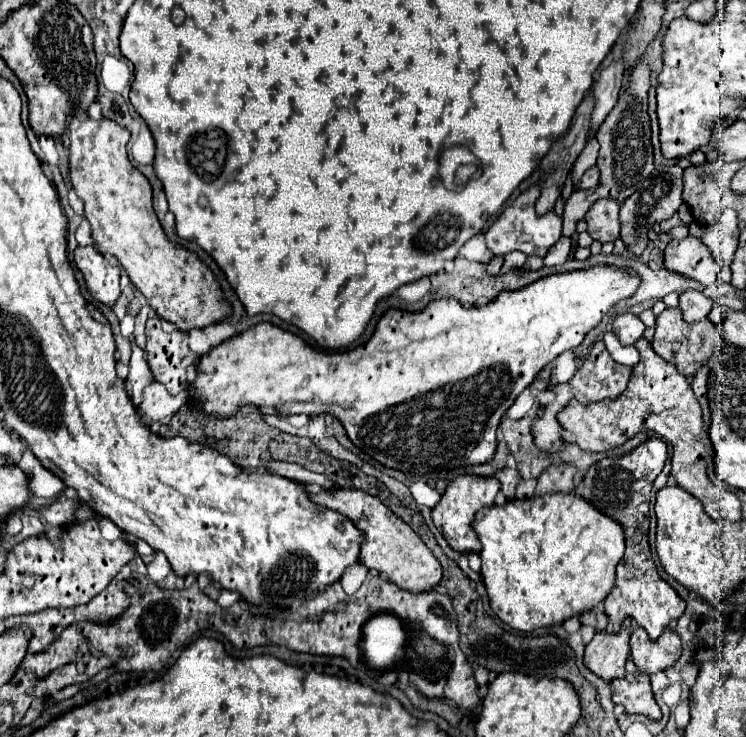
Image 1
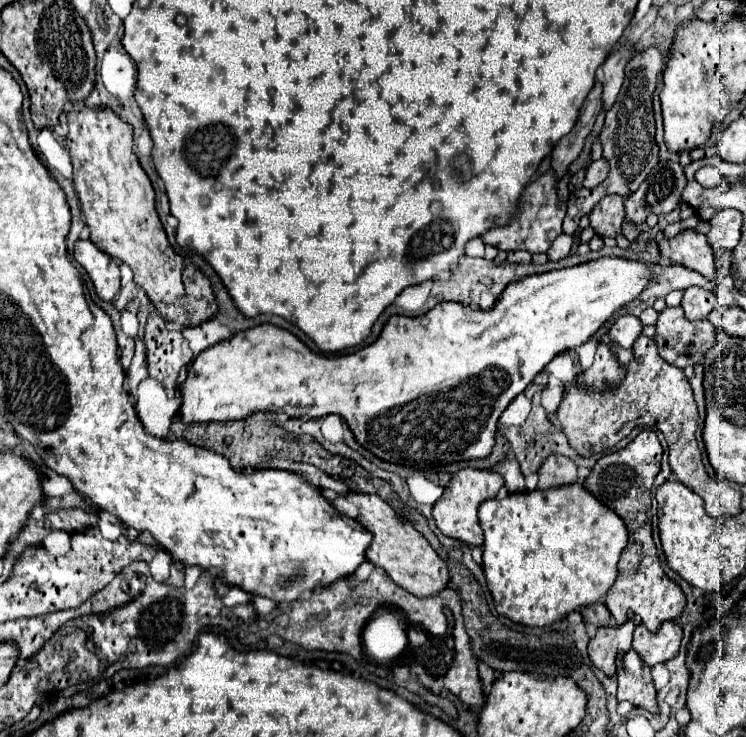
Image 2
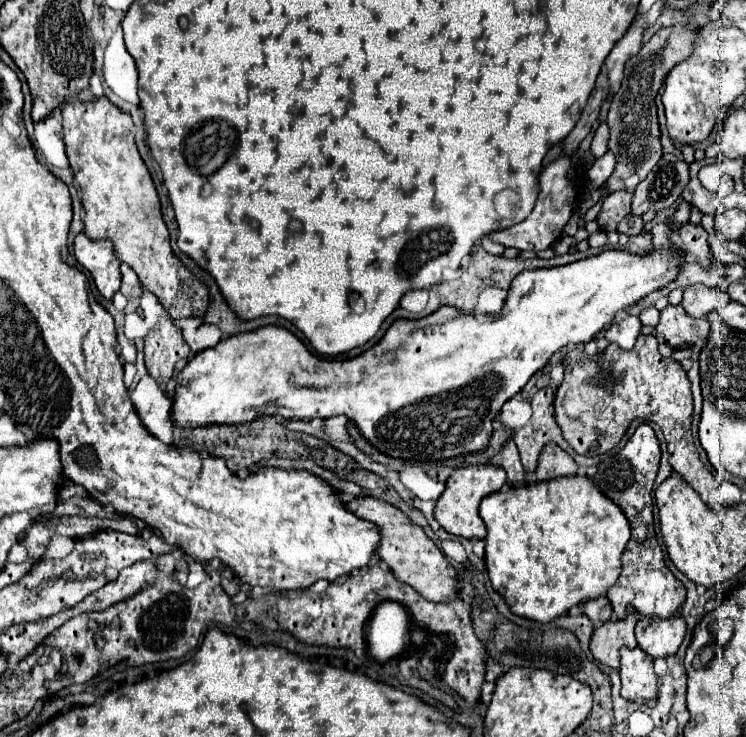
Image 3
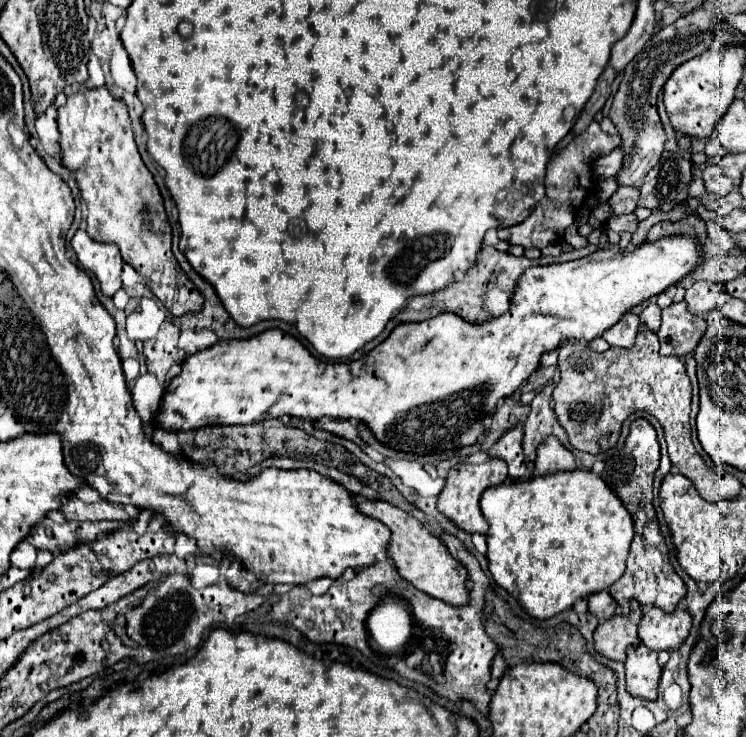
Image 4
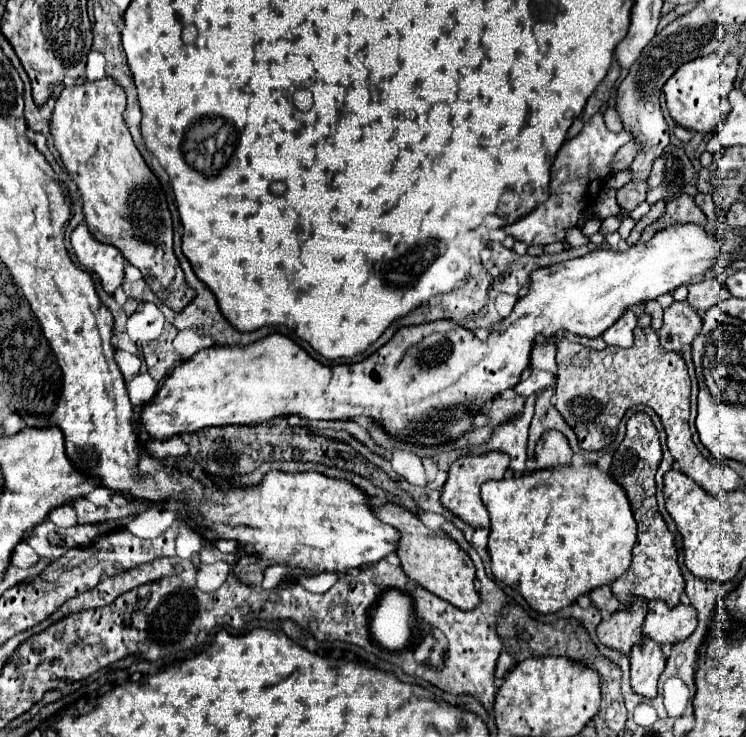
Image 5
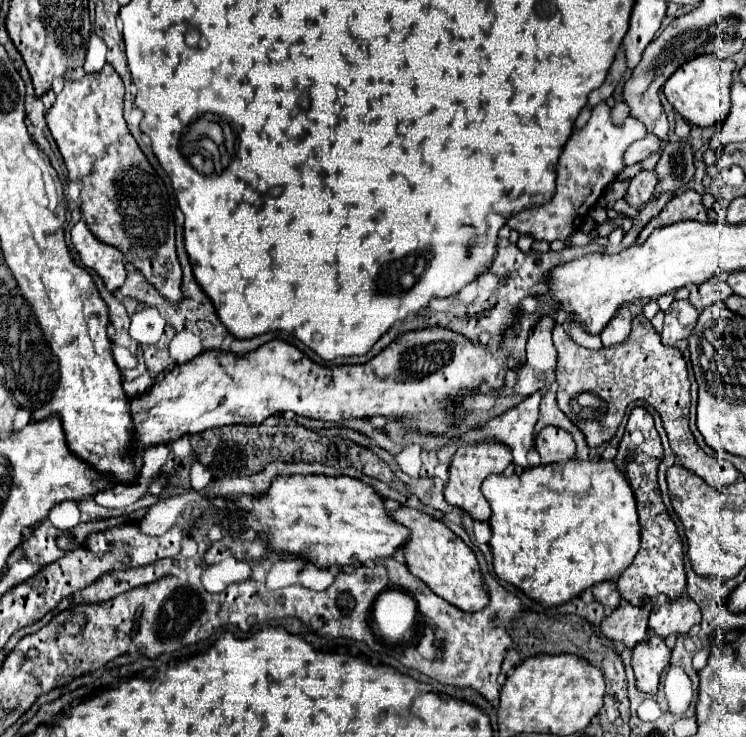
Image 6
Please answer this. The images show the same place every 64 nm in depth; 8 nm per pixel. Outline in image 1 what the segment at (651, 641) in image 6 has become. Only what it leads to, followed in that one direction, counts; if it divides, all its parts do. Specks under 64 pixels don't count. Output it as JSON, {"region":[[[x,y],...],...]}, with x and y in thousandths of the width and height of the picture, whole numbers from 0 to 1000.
{"region":[[[847,896],[839,898],[839,915],[836,920],[820,923],[823,944],[820,950],[826,955],[836,955],[842,969],[866,969],[874,977],[885,977],[887,966],[885,958],[877,950],[871,917],[863,915]]]}

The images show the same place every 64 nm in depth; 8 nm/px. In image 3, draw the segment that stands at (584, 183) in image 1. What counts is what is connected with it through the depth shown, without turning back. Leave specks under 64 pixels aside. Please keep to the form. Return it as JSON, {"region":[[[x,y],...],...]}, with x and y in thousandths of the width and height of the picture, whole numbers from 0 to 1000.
{"region":[[[812,206],[812,209],[810,209],[807,214],[802,214],[802,217],[794,223],[794,228],[788,231],[788,236],[786,236],[788,250],[791,250],[794,255],[804,255],[804,252],[815,244],[815,239],[823,233],[823,225],[826,225],[823,209],[820,209],[820,206]]]}

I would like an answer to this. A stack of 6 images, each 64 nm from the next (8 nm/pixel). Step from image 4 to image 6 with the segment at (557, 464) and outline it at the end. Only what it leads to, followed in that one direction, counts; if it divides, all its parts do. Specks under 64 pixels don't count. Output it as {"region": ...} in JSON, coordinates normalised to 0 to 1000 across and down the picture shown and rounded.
{"region":[[[745,578],[727,581],[718,592],[716,605],[724,613],[724,627],[727,630],[764,624],[772,613],[772,602],[769,602],[767,592],[759,583],[745,581]]]}

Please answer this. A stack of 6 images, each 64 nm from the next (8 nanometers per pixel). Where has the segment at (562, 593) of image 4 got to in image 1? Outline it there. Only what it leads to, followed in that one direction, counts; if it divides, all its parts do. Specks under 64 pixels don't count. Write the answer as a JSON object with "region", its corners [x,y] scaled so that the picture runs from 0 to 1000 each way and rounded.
{"region":[[[745,668],[702,678],[681,678],[673,687],[651,687],[638,695],[635,716],[646,735],[643,776],[657,822],[673,844],[702,858],[751,847],[764,836],[802,822],[823,795],[826,765],[836,754],[836,719],[831,711],[794,689],[794,684],[772,668]]]}

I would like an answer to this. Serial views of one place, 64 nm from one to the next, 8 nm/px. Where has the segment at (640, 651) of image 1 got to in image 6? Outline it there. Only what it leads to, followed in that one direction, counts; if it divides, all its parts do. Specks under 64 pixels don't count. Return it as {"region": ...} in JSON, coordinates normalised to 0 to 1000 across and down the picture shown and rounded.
{"region":[[[890,806],[879,811],[869,841],[869,849],[887,866],[895,860],[920,860],[933,847],[938,847],[938,825],[928,811],[912,809],[898,814]]]}

